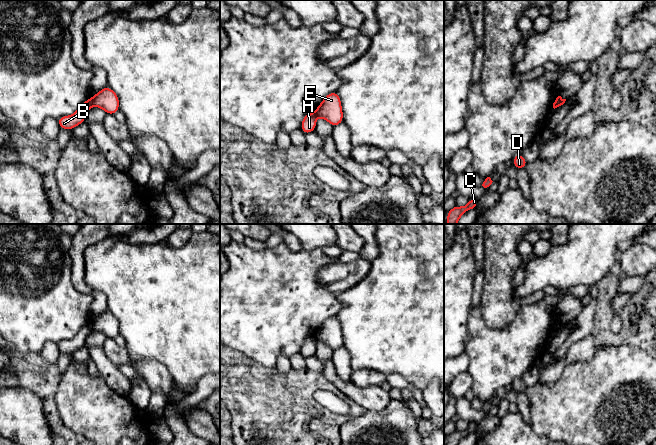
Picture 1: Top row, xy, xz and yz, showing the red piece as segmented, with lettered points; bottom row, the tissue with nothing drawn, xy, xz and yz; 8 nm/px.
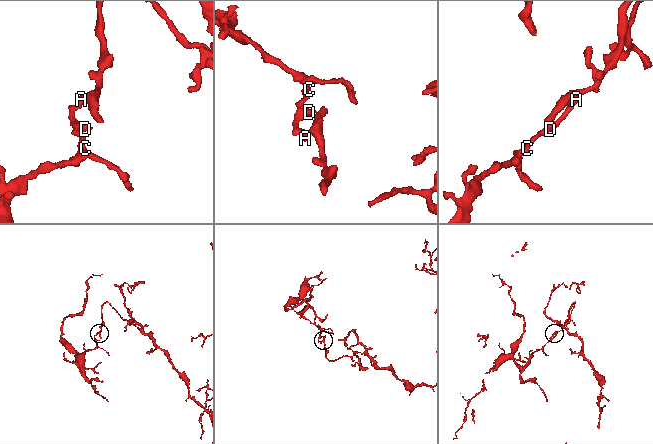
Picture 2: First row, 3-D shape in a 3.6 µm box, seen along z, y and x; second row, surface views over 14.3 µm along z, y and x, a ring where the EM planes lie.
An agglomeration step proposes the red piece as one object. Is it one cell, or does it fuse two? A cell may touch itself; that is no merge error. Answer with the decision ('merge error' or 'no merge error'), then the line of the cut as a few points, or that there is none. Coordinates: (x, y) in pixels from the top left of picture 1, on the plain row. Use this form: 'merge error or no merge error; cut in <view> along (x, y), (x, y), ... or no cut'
merge error; cut in xy along (90, 323), (92, 329)

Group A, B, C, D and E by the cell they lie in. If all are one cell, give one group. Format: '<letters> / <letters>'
A B C D / E

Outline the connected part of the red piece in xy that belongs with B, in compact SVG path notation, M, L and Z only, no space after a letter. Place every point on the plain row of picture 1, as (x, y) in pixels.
M87 323L85 326L83 326L79 332L76 334L75 337L73 337L70 340L62 340L57 343L58 348L61 353L71 354L74 351L78 350L79 348L82 348L85 346L85 341L87 336L92 330L91 323Z

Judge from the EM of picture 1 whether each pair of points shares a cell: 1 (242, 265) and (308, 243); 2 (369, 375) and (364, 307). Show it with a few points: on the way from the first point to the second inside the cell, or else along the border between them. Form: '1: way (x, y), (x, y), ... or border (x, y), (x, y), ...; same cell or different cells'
1: border (303, 248), (307, 250), (323, 249); different cells
2: border (353, 370), (373, 369), (382, 372), (386, 376); different cells

